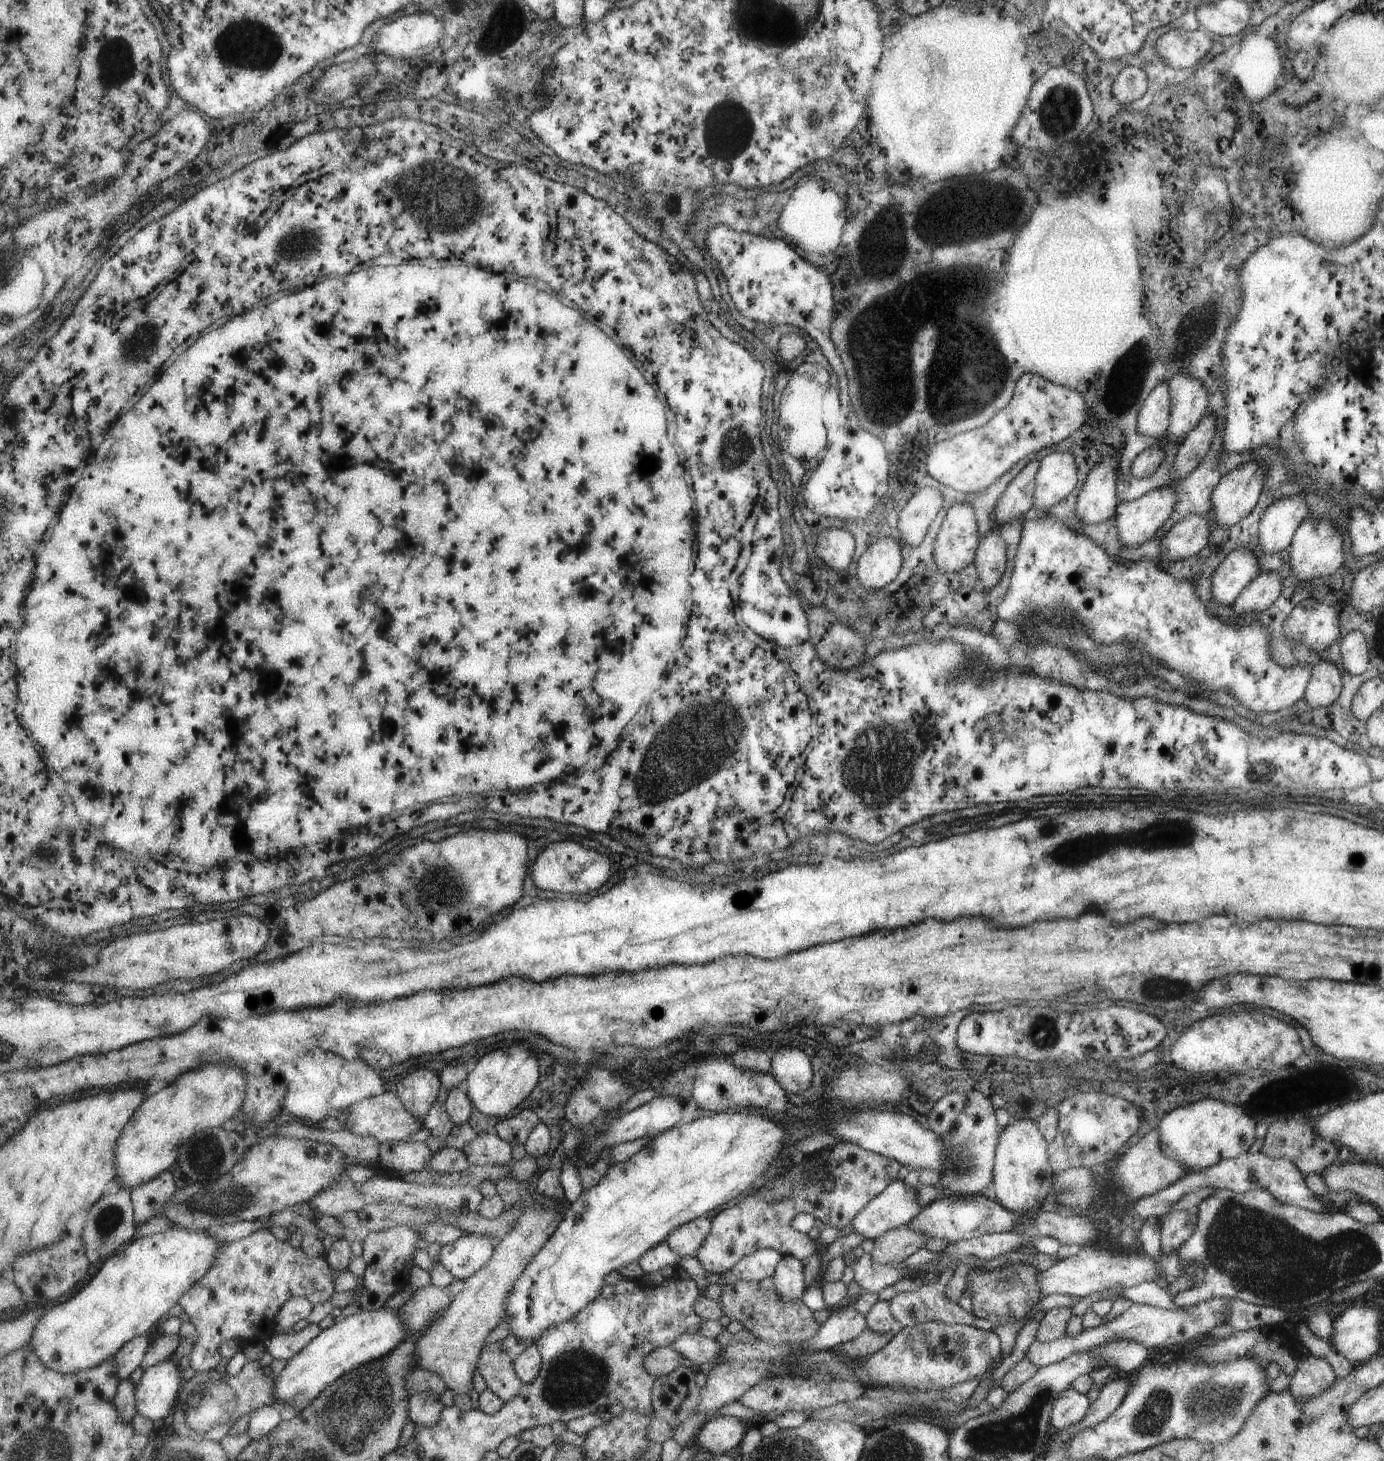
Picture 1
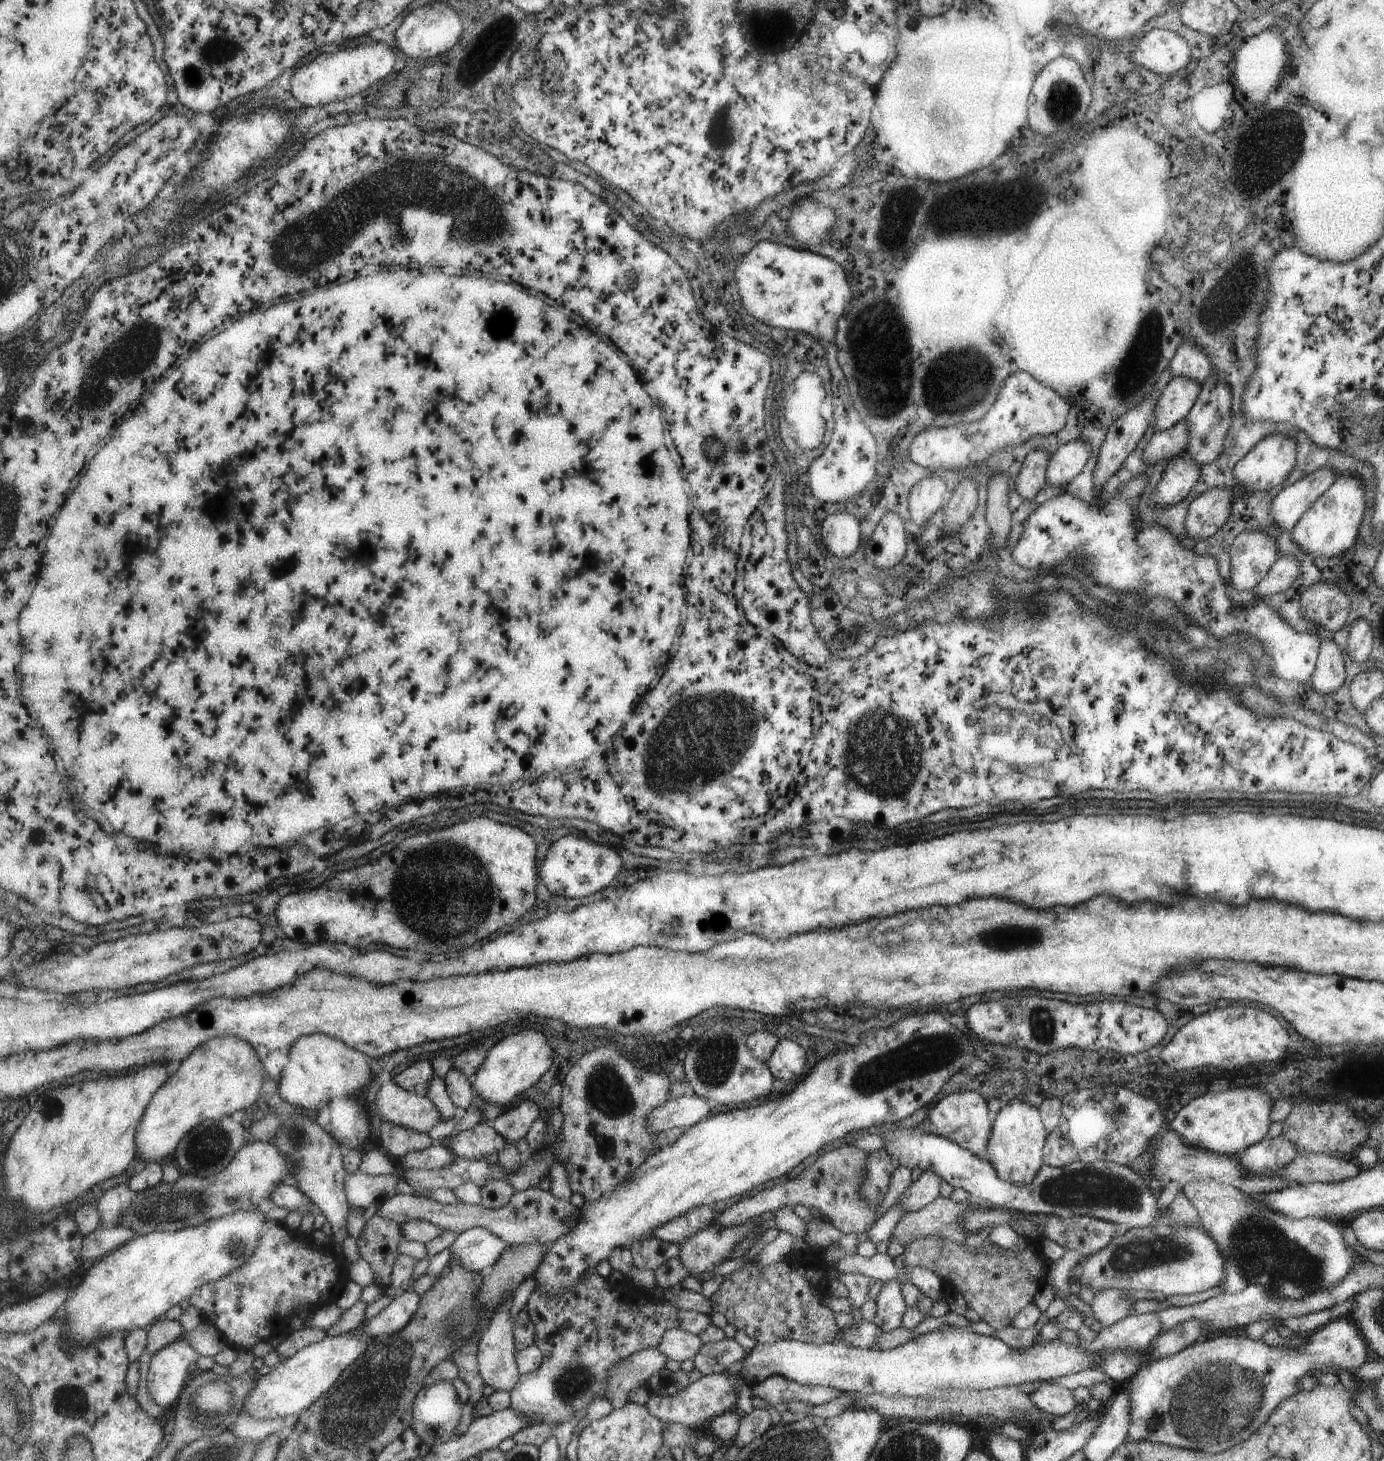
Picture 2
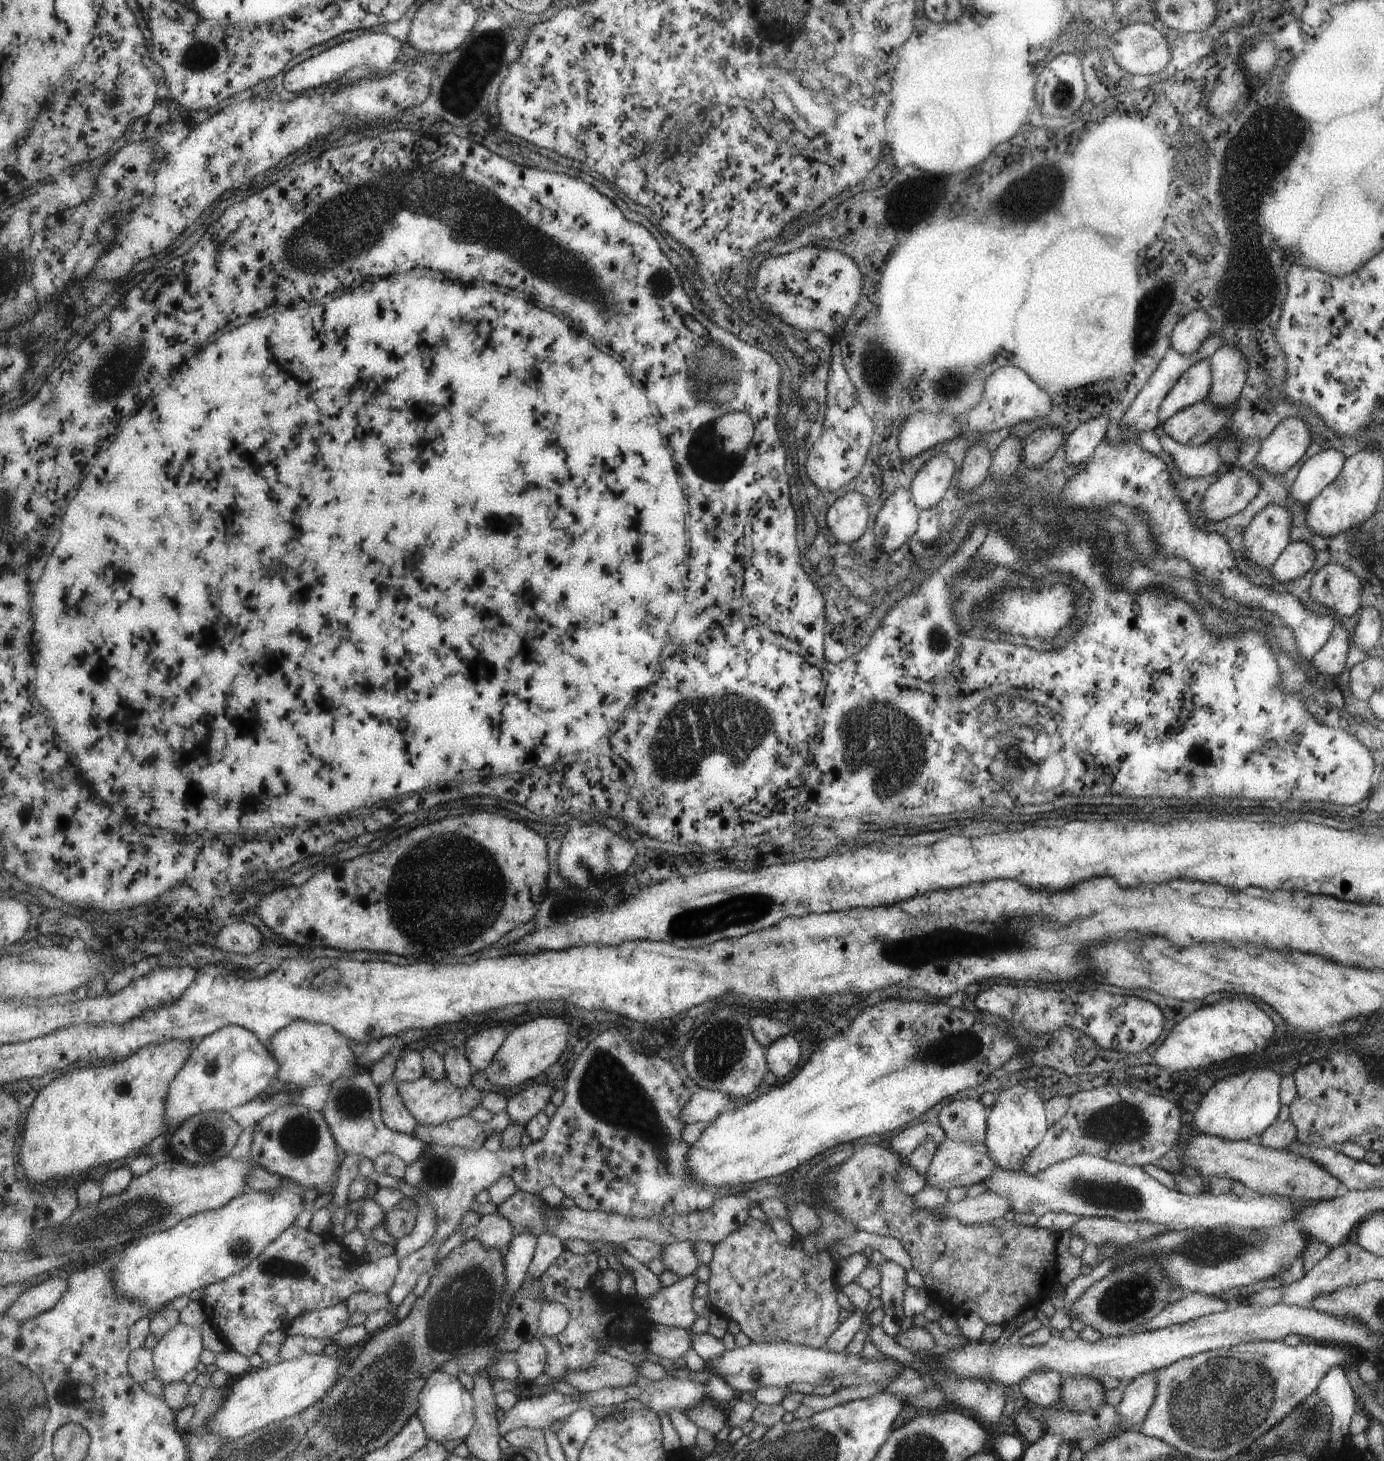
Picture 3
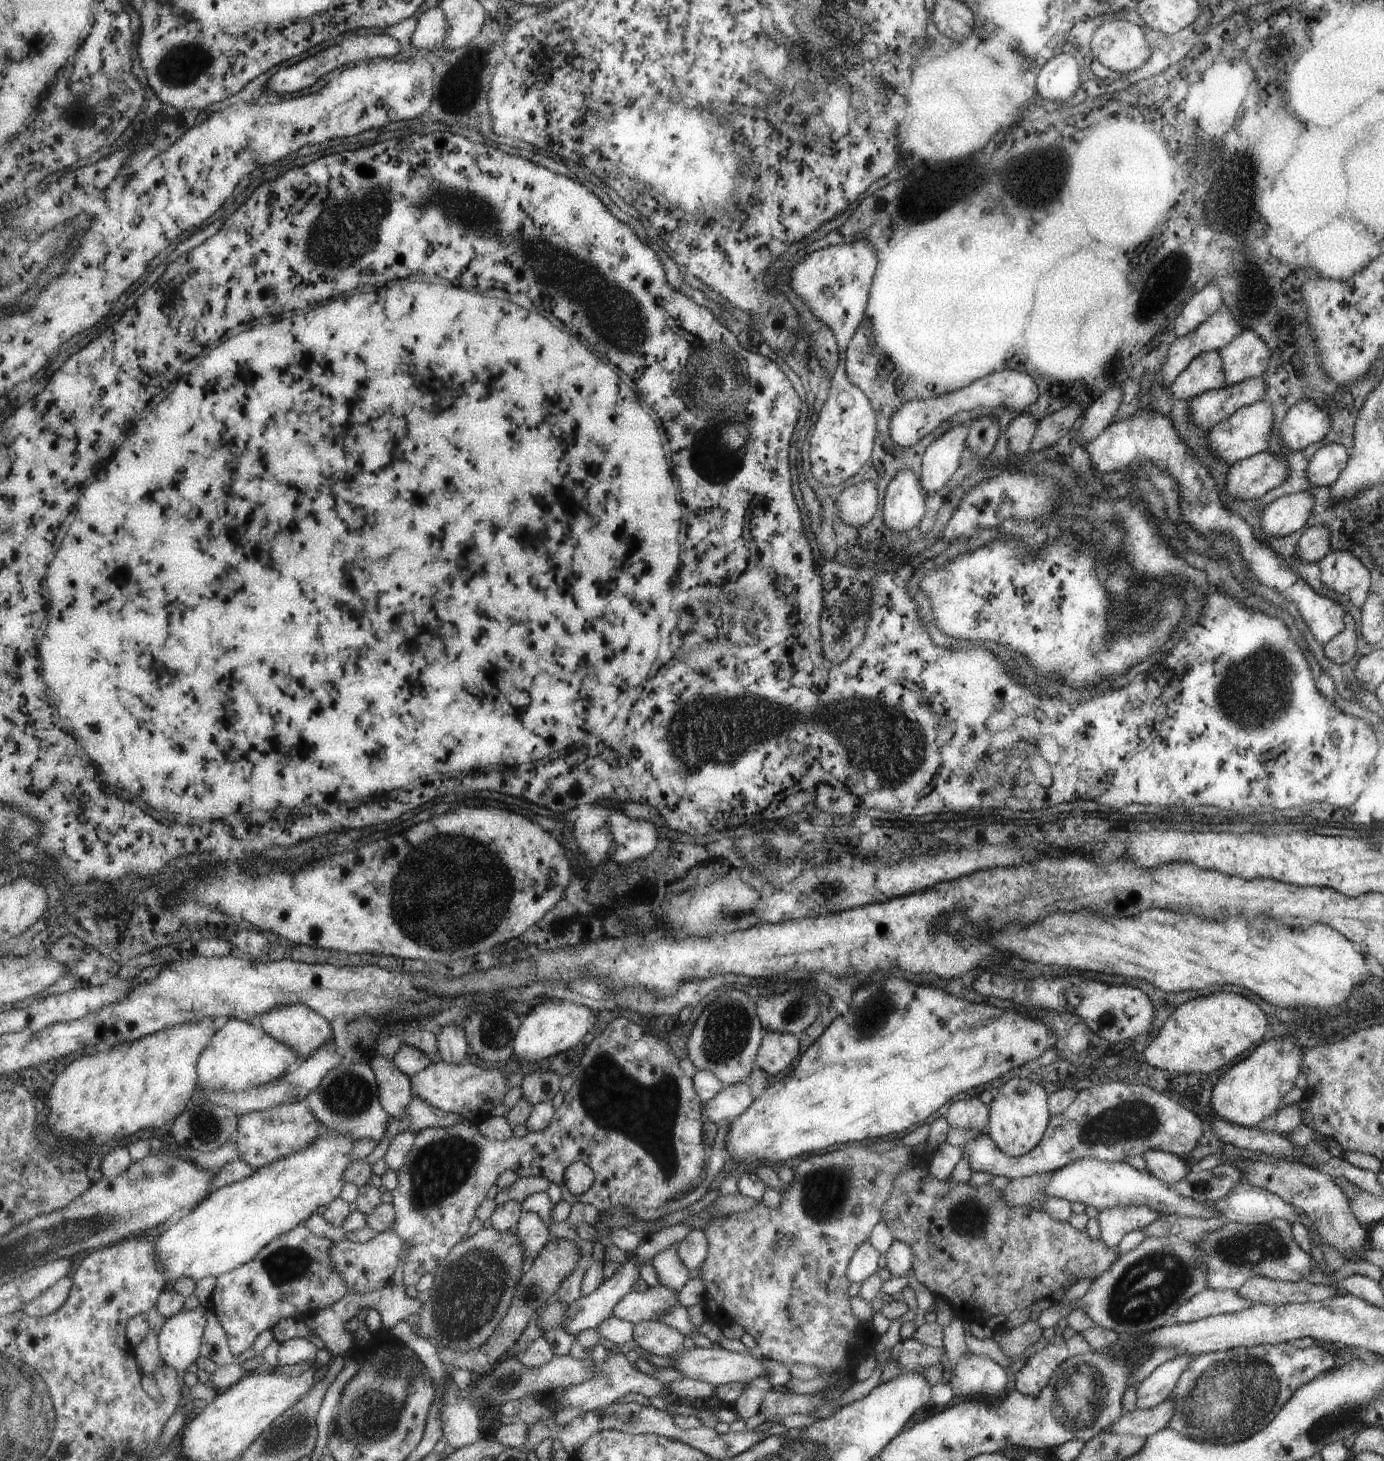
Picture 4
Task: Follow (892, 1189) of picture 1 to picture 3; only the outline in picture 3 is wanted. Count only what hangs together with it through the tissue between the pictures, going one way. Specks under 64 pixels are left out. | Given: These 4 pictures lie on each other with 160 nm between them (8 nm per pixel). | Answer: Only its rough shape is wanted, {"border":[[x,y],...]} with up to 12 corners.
{"border":[[984,1142],[936,1146],[925,1187],[969,1187],[993,1168]]}

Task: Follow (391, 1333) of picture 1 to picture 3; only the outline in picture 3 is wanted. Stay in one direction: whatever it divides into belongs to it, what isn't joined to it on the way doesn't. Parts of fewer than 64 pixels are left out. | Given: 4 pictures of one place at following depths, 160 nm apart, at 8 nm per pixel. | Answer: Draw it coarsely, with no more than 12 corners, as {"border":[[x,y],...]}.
{"border":[[324,1352],[243,1376],[204,1430],[234,1440],[302,1415],[334,1388]]}

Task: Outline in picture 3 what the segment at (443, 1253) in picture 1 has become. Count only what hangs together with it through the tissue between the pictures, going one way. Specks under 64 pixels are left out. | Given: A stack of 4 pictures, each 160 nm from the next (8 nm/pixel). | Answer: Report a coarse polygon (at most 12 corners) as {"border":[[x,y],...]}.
{"border":[[499,1212],[482,1216],[475,1240],[504,1254],[515,1238]]}

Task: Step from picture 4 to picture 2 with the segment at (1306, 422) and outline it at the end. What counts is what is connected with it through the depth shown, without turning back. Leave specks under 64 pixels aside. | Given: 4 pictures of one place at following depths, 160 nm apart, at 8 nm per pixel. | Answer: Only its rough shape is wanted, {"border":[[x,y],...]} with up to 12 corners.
{"border":[[1265,435],[1232,468],[1249,490],[1270,490],[1294,468],[1298,444]]}

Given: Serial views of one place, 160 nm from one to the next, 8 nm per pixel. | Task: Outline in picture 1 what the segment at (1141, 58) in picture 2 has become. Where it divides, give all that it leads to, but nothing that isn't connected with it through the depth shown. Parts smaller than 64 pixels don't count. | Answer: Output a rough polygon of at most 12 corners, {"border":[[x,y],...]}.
{"border":[[1173,29],[1154,42],[1170,70],[1195,67],[1217,40]]}

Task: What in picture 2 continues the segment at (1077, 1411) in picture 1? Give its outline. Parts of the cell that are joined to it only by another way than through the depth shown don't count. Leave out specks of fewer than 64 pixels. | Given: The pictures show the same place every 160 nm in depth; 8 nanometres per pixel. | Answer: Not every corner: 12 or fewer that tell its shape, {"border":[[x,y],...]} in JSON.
{"border":[[1055,1382],[1041,1384],[1028,1398],[1055,1417],[1077,1404],[1071,1390]]}

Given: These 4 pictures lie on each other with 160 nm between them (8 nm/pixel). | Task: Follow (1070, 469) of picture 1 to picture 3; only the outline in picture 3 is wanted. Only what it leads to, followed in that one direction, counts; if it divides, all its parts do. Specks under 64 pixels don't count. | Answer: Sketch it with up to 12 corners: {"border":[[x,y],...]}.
{"border":[[1092,416],[1064,441],[1070,465],[1086,462],[1106,436],[1108,416]]}

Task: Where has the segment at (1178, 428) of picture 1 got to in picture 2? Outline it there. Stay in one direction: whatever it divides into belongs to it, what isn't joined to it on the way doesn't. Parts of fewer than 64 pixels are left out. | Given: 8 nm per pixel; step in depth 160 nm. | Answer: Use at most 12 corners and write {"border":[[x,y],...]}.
{"border":[[1189,339],[1178,344],[1168,367],[1172,376],[1199,384],[1209,376],[1210,358]]}

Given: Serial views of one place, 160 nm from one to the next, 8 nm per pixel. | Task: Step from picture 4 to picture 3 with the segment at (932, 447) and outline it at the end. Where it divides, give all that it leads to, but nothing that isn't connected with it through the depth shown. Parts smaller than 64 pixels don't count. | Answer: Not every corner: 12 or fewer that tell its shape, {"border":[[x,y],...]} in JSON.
{"border":[[945,451],[924,462],[909,486],[919,510],[940,501],[954,462]]}

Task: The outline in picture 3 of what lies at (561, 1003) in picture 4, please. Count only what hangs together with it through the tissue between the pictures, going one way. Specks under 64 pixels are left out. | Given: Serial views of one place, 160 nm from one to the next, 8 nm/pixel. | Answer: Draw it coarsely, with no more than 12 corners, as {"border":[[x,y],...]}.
{"border":[[541,1016],[513,1029],[487,1080],[533,1083],[569,1044],[569,1022]]}

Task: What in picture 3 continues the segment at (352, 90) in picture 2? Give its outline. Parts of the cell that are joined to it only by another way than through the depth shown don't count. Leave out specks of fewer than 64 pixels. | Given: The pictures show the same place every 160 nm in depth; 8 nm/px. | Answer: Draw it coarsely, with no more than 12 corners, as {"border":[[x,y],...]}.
{"border":[[365,32],[285,76],[289,92],[341,80],[355,66],[387,71],[398,38]]}

